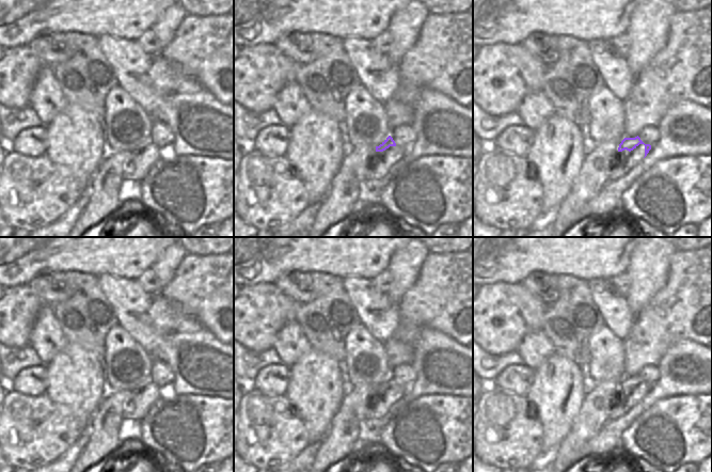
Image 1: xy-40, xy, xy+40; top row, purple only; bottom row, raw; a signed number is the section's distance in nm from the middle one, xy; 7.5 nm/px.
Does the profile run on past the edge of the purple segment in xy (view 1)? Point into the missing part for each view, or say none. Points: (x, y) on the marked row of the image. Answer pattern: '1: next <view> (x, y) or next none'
1: next xy (377, 168)

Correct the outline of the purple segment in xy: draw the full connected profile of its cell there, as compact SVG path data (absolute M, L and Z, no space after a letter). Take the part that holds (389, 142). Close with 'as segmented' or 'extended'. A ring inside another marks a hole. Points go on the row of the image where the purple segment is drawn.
M389 136L379 146L376 146L376 158L367 162L367 173L365 180L379 180L400 161L407 153L407 146L397 146L391 136Z | extended

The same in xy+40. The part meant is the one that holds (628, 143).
M637 136L624 138L619 144L617 155L621 159L615 167L611 167L608 180L616 180L626 176L635 166L647 156L651 150L650 144L645 144Z | extended

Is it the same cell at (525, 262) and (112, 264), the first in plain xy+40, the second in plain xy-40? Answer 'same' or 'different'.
same

